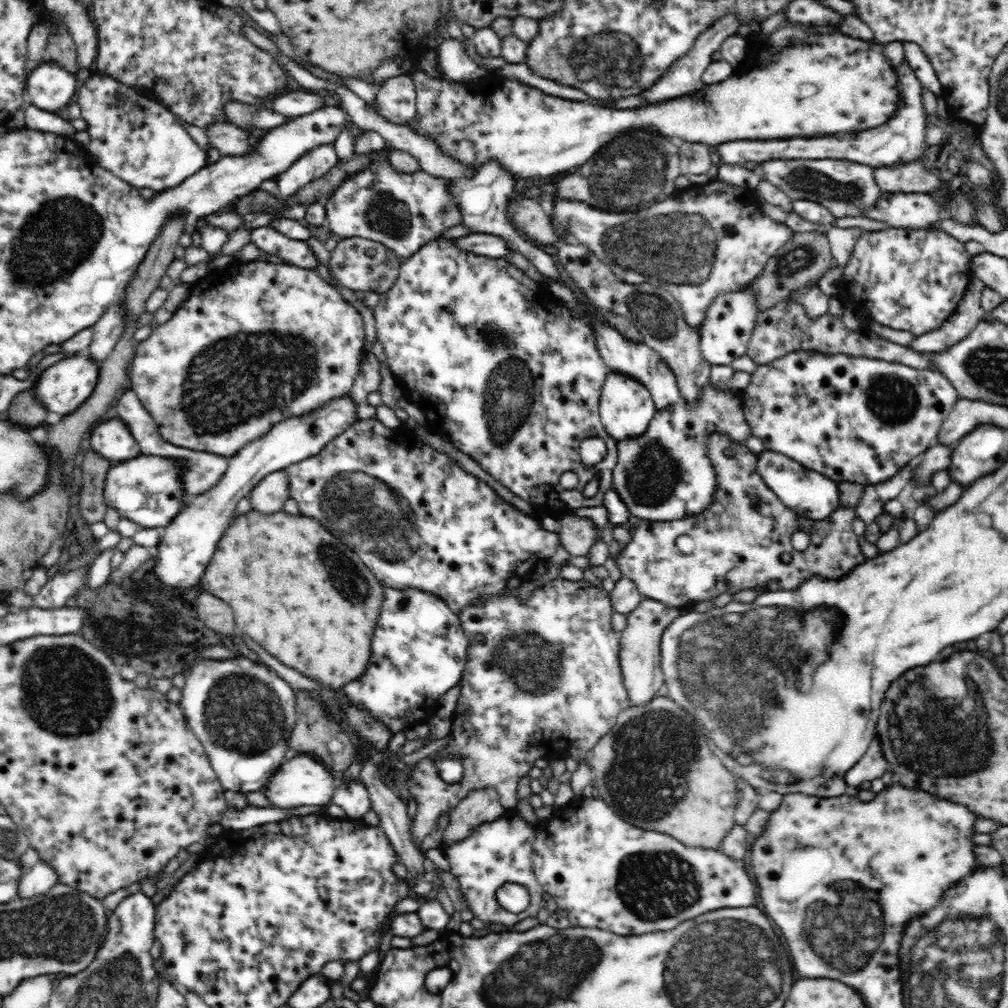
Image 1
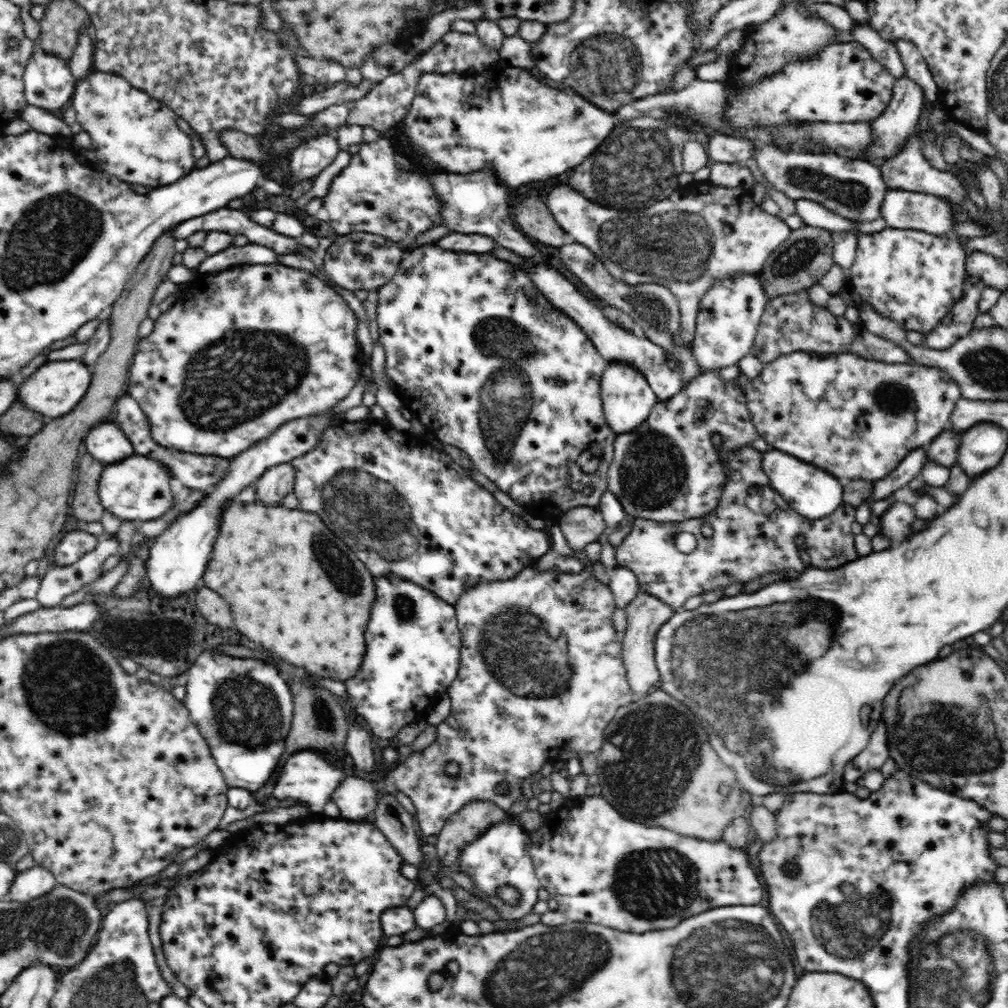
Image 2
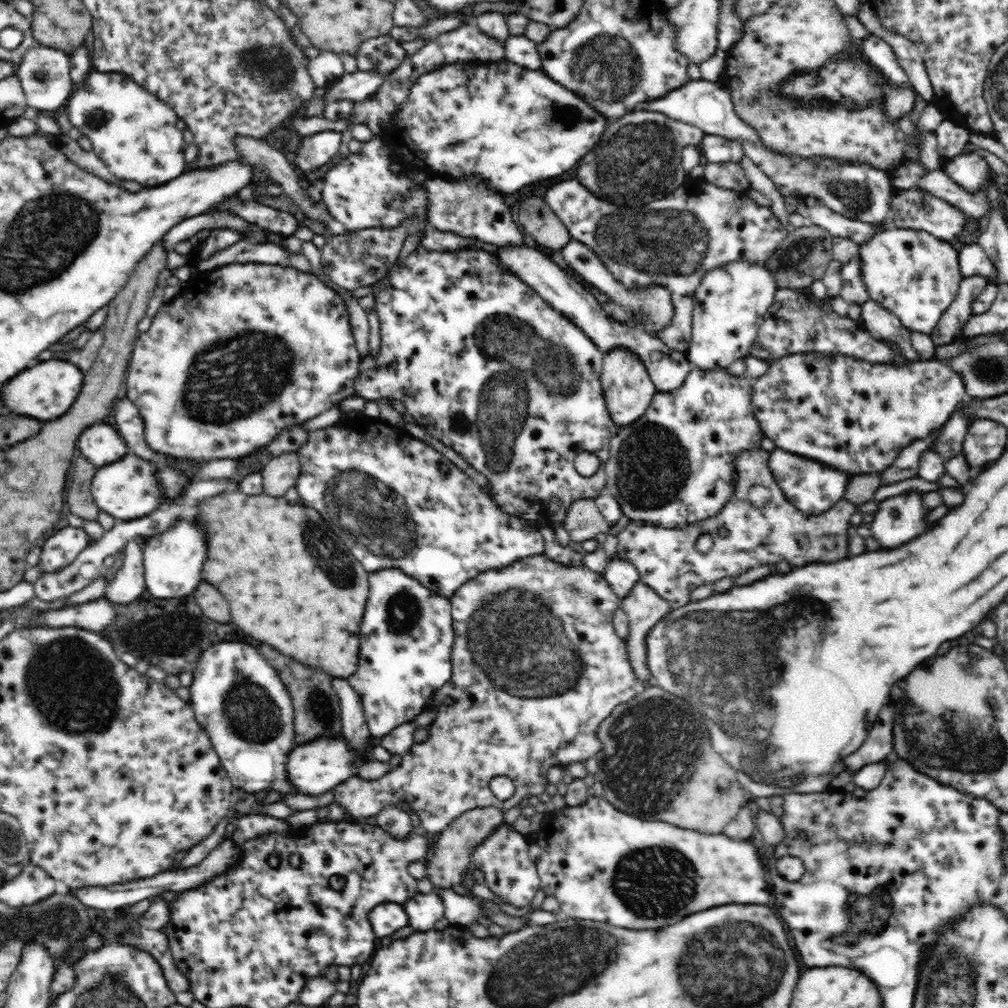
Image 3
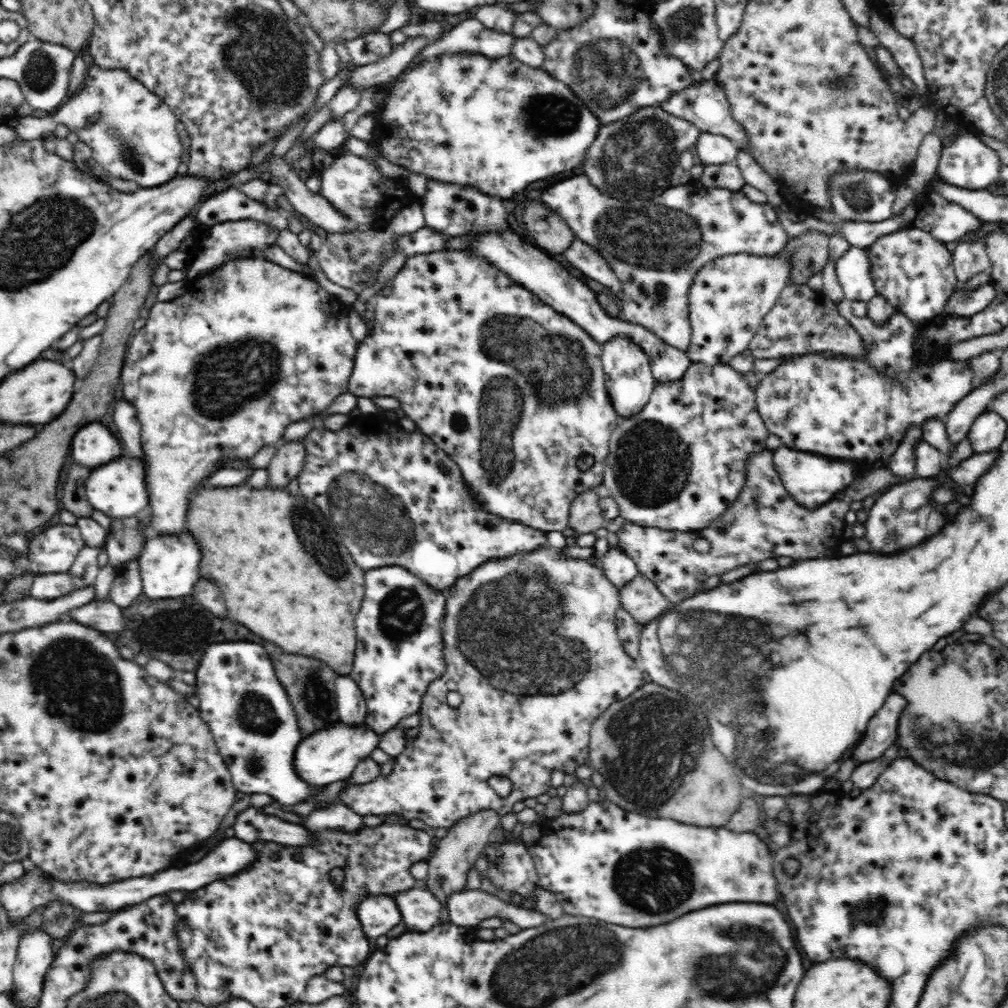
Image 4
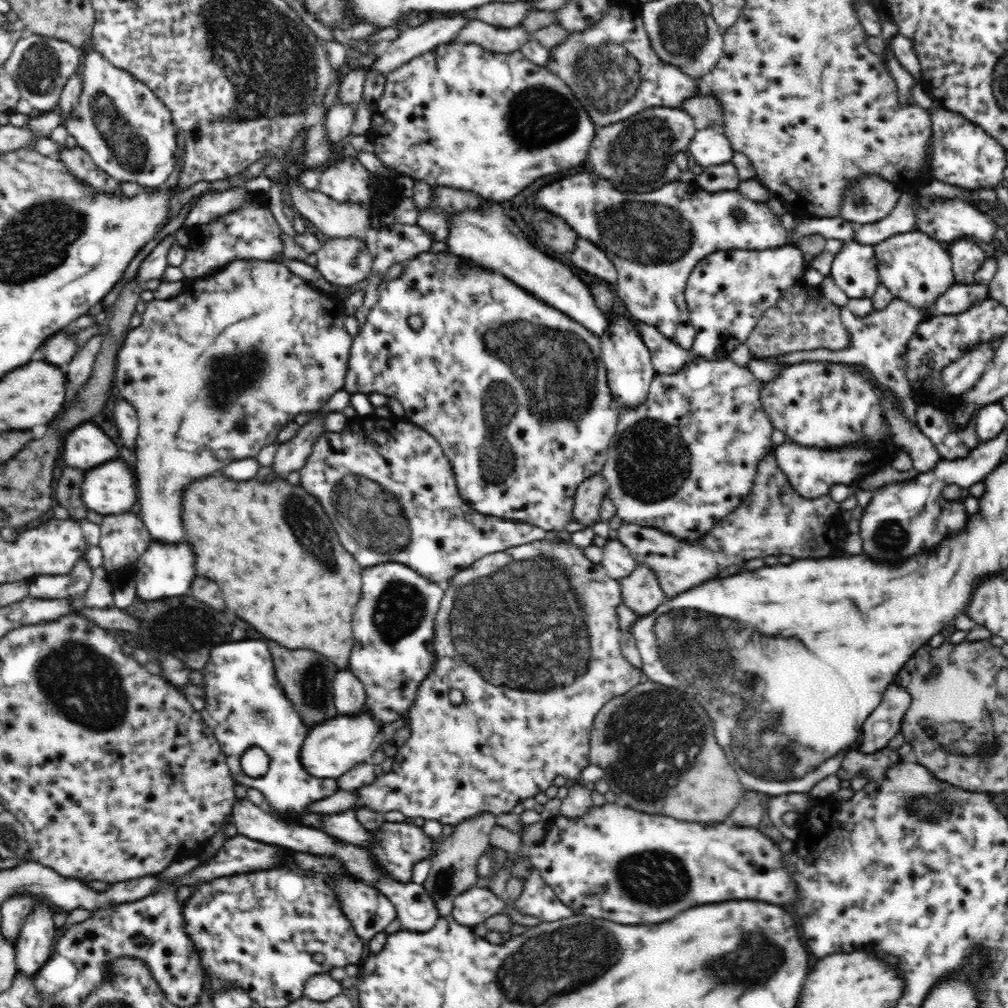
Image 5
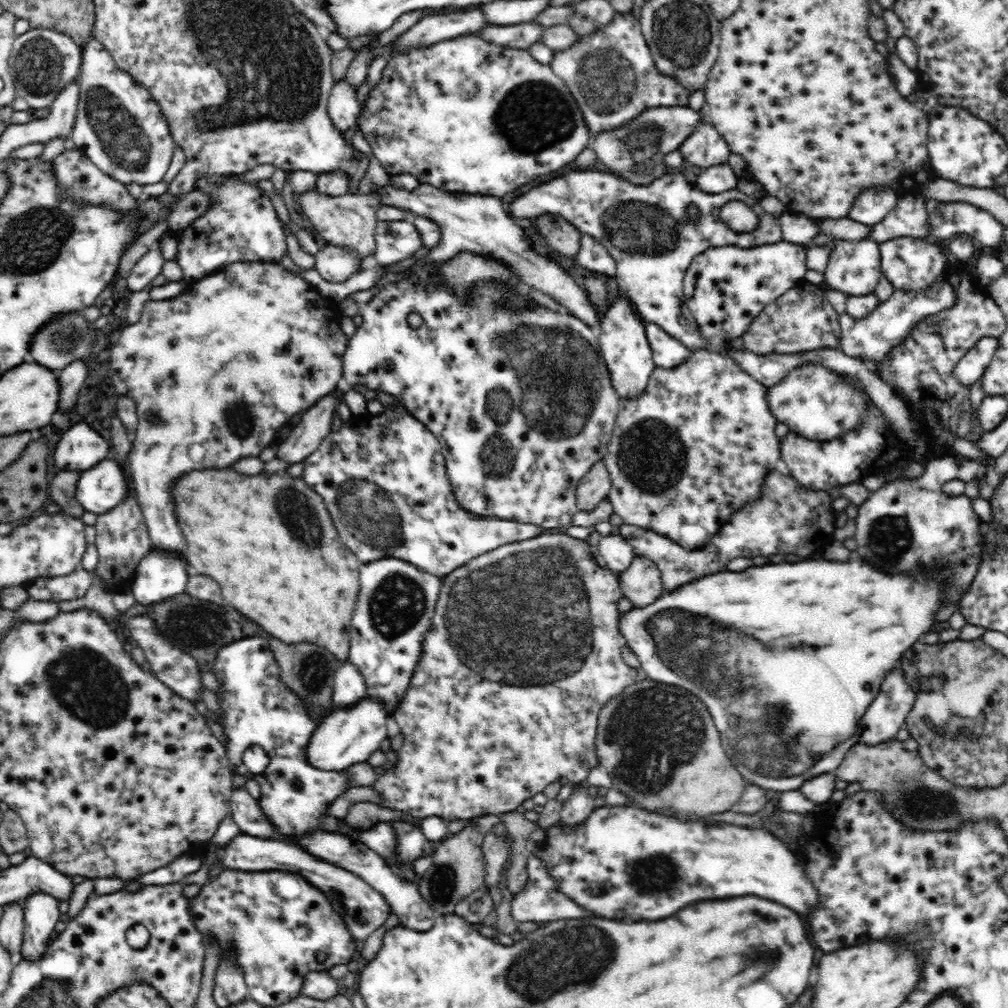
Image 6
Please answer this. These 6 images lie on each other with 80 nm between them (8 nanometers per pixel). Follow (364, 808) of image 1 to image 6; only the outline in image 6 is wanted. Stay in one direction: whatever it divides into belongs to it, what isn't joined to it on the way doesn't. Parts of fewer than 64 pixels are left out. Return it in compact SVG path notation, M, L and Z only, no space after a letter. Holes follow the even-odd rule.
M564 529L561 533L541 533L540 536L504 544L476 556L441 579L442 592L436 602L431 628L424 636L418 668L412 674L410 688L392 714L404 735L404 744L395 752L398 760L391 773L378 775L376 782L371 784L384 801L378 806L399 810L416 818L439 816L446 821L473 819L486 814L503 815L542 793L552 782L567 779L570 785L578 785L587 780L588 771L599 767L596 734L600 711L611 698L619 695L627 686L632 686L642 676L639 670L626 666L622 654L624 636L618 628L621 616L618 600L623 597L623 592L619 577L608 568L600 567L592 557L592 551L593 548L586 541L570 537Z

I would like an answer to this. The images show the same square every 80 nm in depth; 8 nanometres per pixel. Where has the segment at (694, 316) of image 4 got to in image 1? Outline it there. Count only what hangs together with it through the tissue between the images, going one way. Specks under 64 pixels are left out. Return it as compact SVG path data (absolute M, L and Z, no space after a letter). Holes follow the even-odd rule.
M750 286L740 291L726 292L722 296L716 296L716 300L712 300L712 304L706 312L704 321L698 327L700 351L702 351L704 359L711 365L724 364L728 366L736 358L746 355L749 336L759 312Z

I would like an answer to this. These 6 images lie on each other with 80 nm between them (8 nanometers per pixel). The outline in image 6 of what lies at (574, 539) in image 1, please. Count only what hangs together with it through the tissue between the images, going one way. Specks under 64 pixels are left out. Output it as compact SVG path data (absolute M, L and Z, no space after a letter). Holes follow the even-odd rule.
M605 461L596 462L578 483L576 500L579 510L594 510L607 498L611 484Z

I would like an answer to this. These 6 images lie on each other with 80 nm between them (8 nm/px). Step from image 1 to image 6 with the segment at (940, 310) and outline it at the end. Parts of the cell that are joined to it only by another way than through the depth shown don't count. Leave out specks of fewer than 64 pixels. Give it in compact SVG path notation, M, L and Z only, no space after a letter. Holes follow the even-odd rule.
M905 236L887 240L879 246L883 276L904 292L922 292L937 283L947 282L949 263L943 252L943 244L932 239Z

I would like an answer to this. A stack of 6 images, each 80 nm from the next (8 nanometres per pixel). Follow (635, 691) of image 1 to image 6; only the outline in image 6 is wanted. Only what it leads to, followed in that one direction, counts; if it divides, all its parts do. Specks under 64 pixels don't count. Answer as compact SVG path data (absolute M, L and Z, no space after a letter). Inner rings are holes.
M635 556L632 564L626 570L619 574L619 581L623 596L628 598L636 608L644 608L652 604L656 598L660 598L662 592L662 579L660 569L645 556Z

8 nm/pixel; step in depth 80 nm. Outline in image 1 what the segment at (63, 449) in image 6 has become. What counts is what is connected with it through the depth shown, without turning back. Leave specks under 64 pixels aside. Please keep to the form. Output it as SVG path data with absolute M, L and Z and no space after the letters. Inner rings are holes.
M106 416L96 424L90 438L91 448L111 462L140 456L140 445L128 430L128 425L112 416Z

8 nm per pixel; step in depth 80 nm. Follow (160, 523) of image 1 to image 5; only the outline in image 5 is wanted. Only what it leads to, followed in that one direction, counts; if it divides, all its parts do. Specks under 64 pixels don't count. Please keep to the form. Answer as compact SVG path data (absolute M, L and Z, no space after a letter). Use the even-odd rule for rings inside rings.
M129 458L112 459L85 472L81 484L82 501L89 510L95 510L103 516L135 512L138 509L138 479L134 474Z

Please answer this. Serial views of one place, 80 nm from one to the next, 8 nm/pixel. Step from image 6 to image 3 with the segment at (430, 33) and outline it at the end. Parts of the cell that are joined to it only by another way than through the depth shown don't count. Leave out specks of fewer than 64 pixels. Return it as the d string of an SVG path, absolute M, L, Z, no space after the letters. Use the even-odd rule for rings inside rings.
M359 69L355 73L346 73L324 92L325 102L327 104L336 100L363 101L378 90L385 76L376 71L370 73L370 71L365 72Z

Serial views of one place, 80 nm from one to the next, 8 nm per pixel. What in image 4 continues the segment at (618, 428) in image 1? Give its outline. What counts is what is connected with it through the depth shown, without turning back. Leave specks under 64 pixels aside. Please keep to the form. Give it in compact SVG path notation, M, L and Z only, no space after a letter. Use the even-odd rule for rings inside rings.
M616 336L602 344L601 363L606 376L606 389L618 418L630 418L638 414L648 404L657 384L648 355L627 336Z

